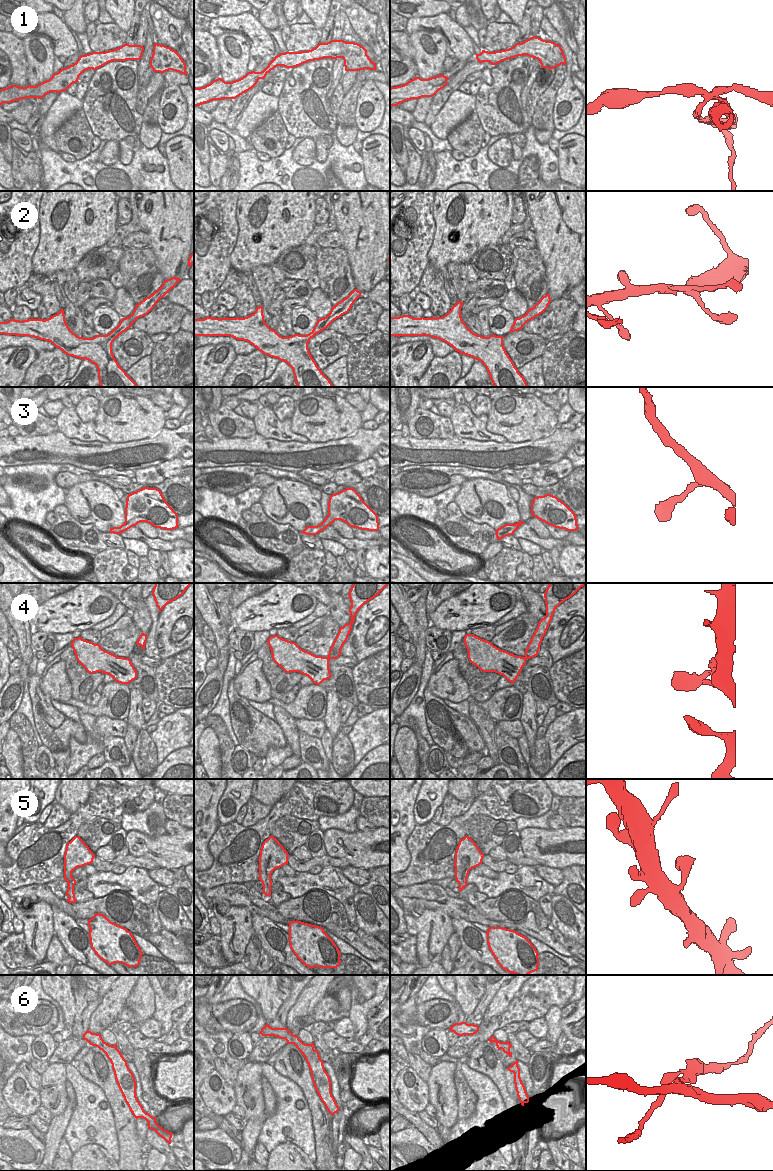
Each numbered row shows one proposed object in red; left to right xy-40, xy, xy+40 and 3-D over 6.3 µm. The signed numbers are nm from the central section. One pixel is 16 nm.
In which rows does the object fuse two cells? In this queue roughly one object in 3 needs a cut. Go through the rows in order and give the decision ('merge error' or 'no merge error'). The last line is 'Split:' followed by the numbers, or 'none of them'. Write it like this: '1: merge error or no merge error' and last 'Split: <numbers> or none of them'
1: merge error
2: no merge error
3: no merge error
4: no merge error
5: no merge error
6: merge error
Split: 1, 6

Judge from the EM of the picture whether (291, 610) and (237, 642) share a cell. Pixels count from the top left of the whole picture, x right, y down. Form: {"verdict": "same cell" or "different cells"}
{"verdict": "different cells"}

